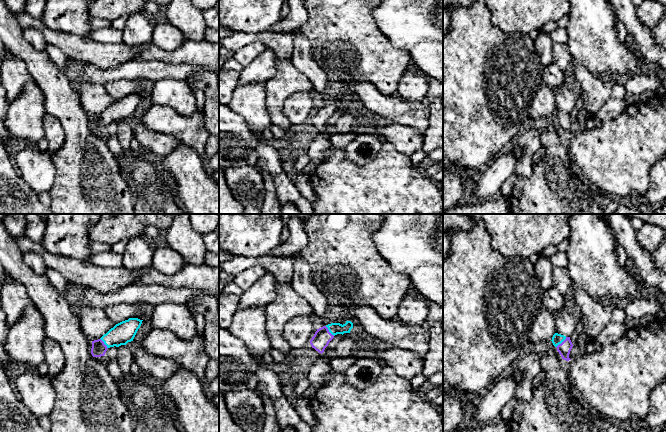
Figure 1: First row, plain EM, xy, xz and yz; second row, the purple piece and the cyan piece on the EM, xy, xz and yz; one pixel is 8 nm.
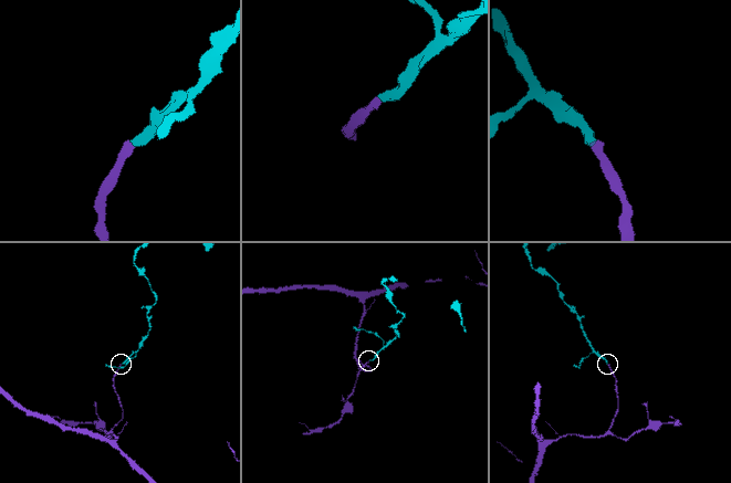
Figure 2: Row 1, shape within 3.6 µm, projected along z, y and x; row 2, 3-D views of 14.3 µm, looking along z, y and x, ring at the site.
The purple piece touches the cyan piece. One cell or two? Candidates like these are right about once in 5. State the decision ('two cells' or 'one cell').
one cell

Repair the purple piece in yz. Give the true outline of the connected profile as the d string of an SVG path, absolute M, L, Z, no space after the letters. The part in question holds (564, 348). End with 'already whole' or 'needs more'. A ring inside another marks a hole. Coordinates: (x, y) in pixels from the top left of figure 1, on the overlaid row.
M555 333L552 337L552 343L557 348L557 351L561 355L562 359L569 361L570 351L573 347L573 344L570 340L570 337Z | needs more

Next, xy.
M129 318L116 324L100 339L92 341L92 356L104 356L108 348L114 346L119 347L133 341L142 321L138 318Z | needs more

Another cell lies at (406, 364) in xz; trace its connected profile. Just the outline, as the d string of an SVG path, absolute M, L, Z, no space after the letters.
M393 347L391 349L365 349L361 354L369 355L379 360L384 366L388 366L396 375L411 381L421 373L424 365L424 357L410 350Z

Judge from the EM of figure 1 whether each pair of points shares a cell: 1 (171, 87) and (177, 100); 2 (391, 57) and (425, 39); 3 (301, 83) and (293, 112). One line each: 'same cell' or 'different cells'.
1: same cell
2: different cells
3: different cells

